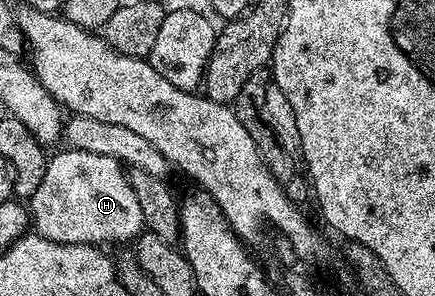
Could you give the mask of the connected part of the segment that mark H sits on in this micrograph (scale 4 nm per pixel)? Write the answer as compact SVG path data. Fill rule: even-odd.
M61 150L47 158L44 181L40 181L36 193L32 193L28 201L29 222L32 224L33 234L57 243L91 245L122 243L125 239L137 240L138 236L143 234L144 224L140 213L140 201L136 201L136 193L132 193L127 168L112 157L104 157L104 153Z

